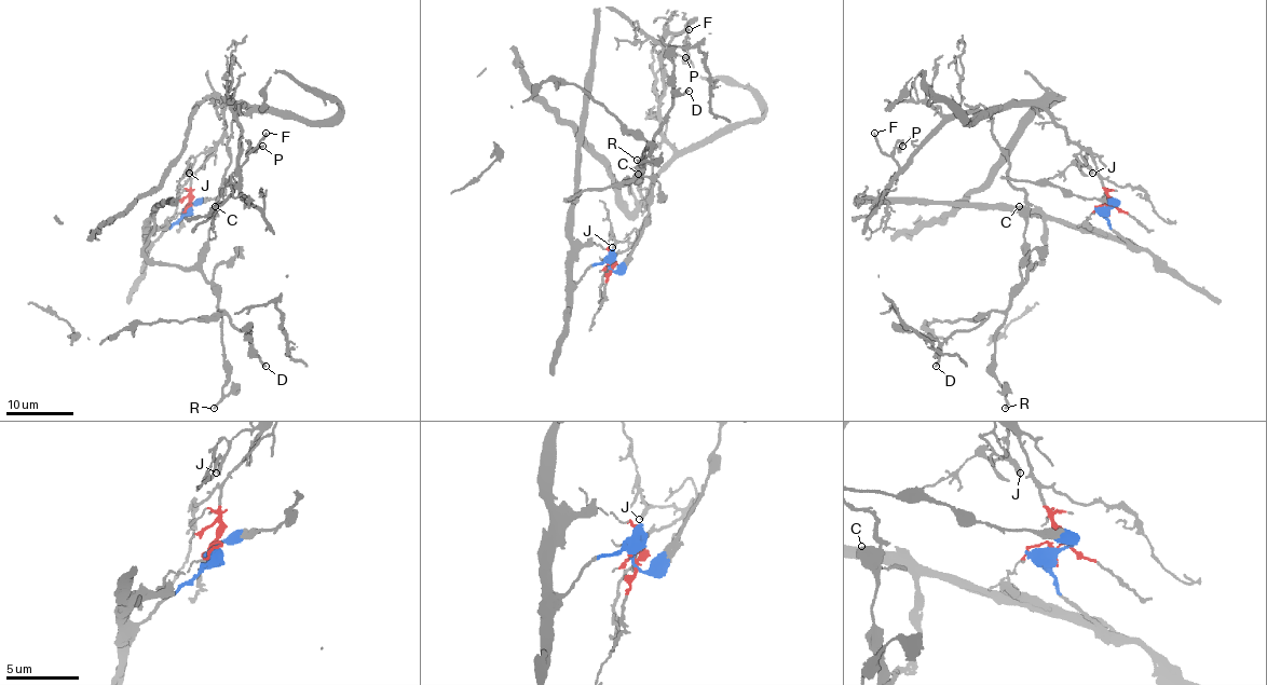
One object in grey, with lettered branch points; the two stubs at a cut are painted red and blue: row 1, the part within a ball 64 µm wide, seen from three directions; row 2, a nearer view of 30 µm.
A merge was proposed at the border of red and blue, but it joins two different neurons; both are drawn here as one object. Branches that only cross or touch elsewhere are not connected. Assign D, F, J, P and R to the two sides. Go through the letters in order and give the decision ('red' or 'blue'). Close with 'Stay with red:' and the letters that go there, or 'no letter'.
D: blue
F: red
J: red
P: red
R: blue
Stay with red: F, J, P

